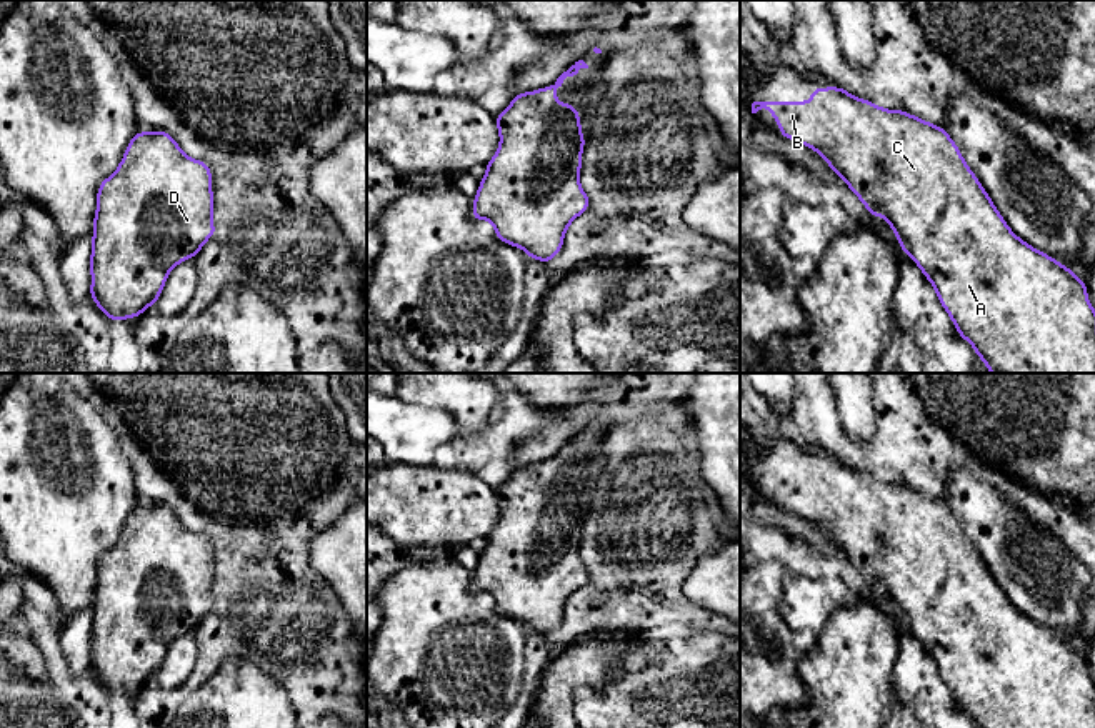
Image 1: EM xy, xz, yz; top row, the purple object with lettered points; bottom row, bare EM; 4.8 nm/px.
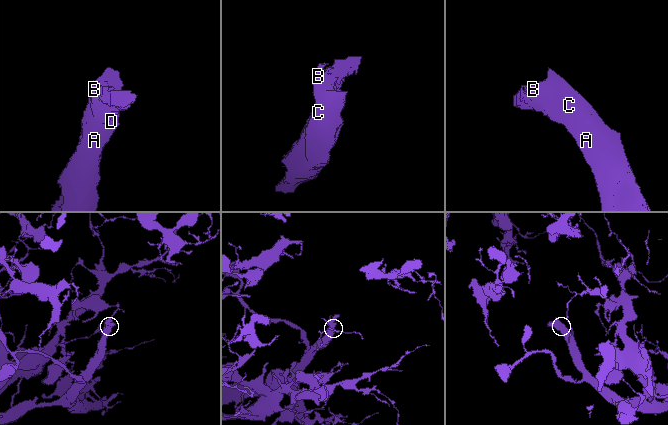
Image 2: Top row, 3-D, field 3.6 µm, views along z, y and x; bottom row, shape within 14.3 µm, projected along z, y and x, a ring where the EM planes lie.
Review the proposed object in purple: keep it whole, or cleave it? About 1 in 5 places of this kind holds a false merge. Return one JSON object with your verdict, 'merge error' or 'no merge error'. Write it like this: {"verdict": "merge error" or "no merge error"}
{"verdict": "no merge error"}

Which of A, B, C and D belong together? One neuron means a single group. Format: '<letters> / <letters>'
A B C D

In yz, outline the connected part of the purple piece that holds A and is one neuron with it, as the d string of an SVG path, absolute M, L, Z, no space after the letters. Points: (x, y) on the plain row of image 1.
M842 460L813 461L810 475L752 476L752 486L763 481L772 483L770 488L780 498L780 508L813 521L830 538L830 541L845 553L848 561L862 573L873 590L883 590L888 595L890 601L897 606L897 615L903 621L903 626L920 640L922 646L933 658L938 675L950 688L958 708L975 721L977 728L1095 728L1095 681L1088 675L1085 655L1082 655L1065 638L1020 613L1008 601L975 546L965 536L958 520L943 501L917 491L905 483L892 485L888 481L875 480L868 473L850 468Z

